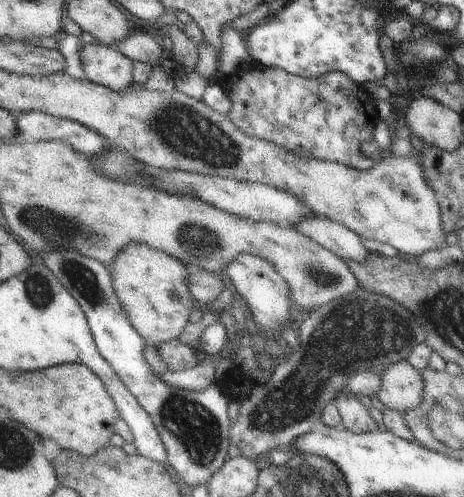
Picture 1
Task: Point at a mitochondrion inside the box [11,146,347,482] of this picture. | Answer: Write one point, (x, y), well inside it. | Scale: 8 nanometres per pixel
(197, 433)

